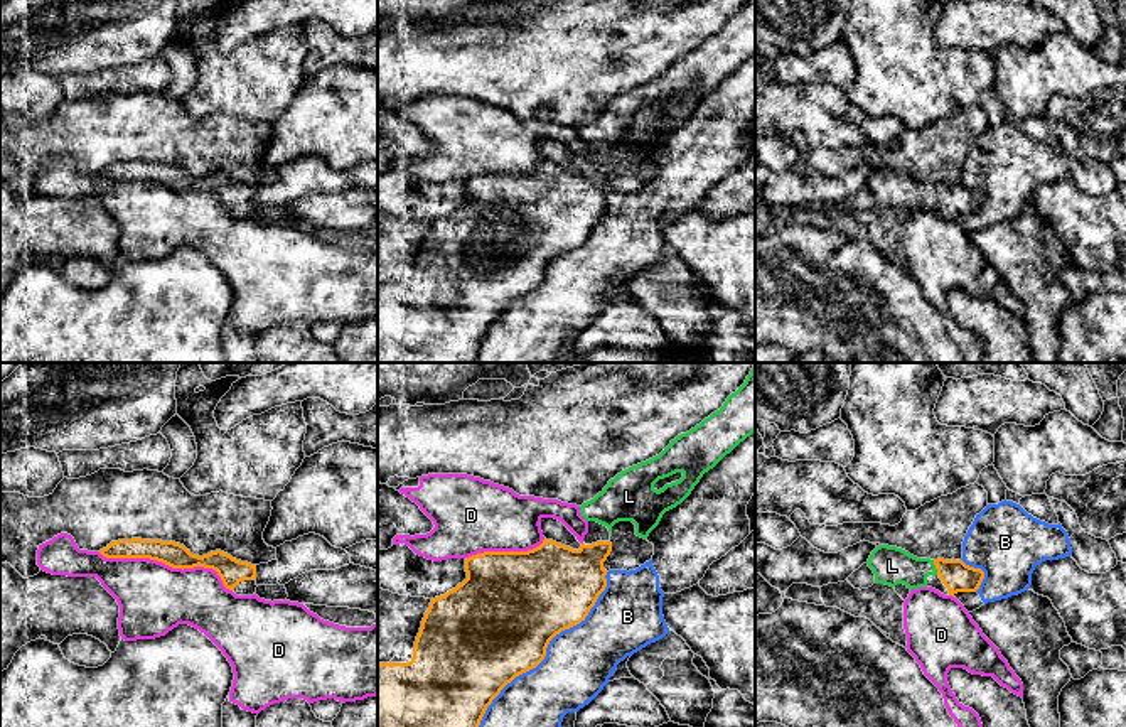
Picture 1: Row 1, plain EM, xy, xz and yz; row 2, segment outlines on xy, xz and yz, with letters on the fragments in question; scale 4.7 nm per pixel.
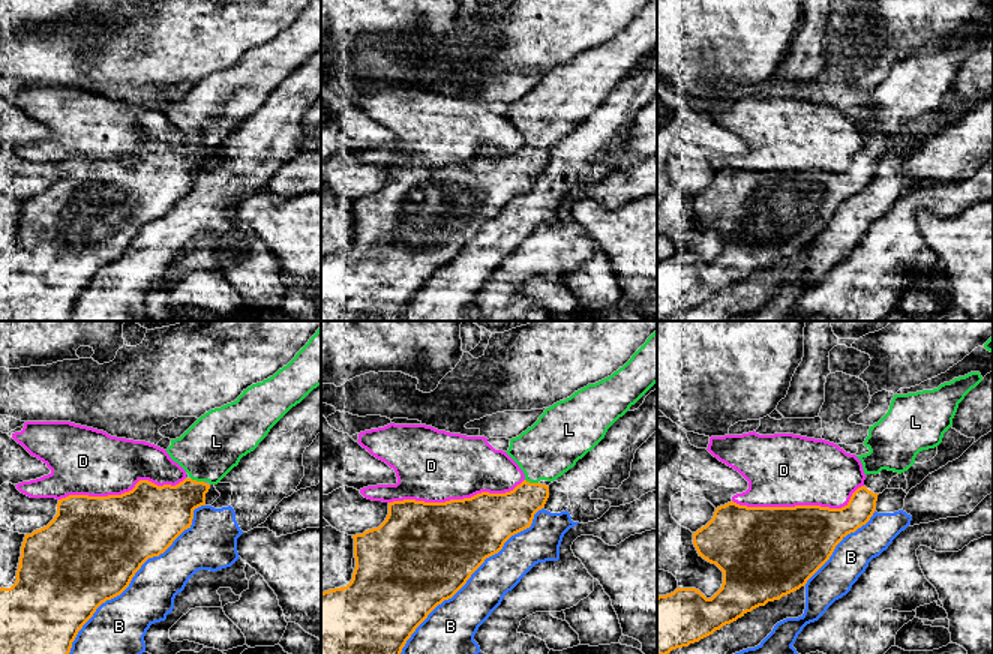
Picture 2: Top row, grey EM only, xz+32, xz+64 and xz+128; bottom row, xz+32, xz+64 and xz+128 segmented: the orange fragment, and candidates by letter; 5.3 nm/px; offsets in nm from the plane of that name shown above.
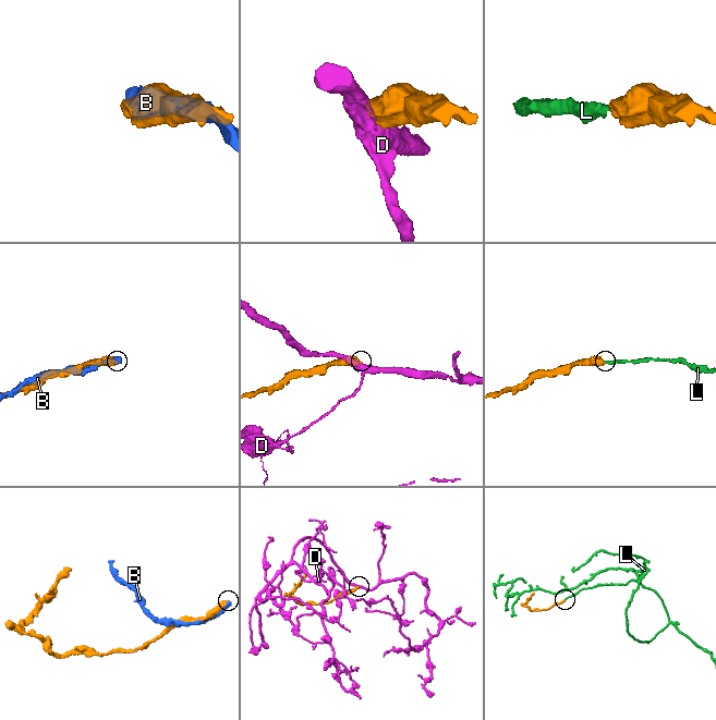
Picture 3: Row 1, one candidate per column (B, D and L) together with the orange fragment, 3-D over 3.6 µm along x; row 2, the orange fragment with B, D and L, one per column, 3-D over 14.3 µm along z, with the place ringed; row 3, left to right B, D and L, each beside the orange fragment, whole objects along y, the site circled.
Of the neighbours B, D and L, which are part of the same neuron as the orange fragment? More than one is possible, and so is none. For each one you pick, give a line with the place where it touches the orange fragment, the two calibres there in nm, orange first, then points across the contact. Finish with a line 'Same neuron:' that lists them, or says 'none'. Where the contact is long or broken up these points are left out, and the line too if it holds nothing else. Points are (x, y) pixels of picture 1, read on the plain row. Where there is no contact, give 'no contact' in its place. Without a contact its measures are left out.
L: yz (936, 189) | 150/180 nm | across yz (956, 198), (936, 189), (892, 188)
Same neuron: L

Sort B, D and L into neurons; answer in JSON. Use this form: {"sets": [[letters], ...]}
{"sets": [["B"], ["D"], ["L"]]}

